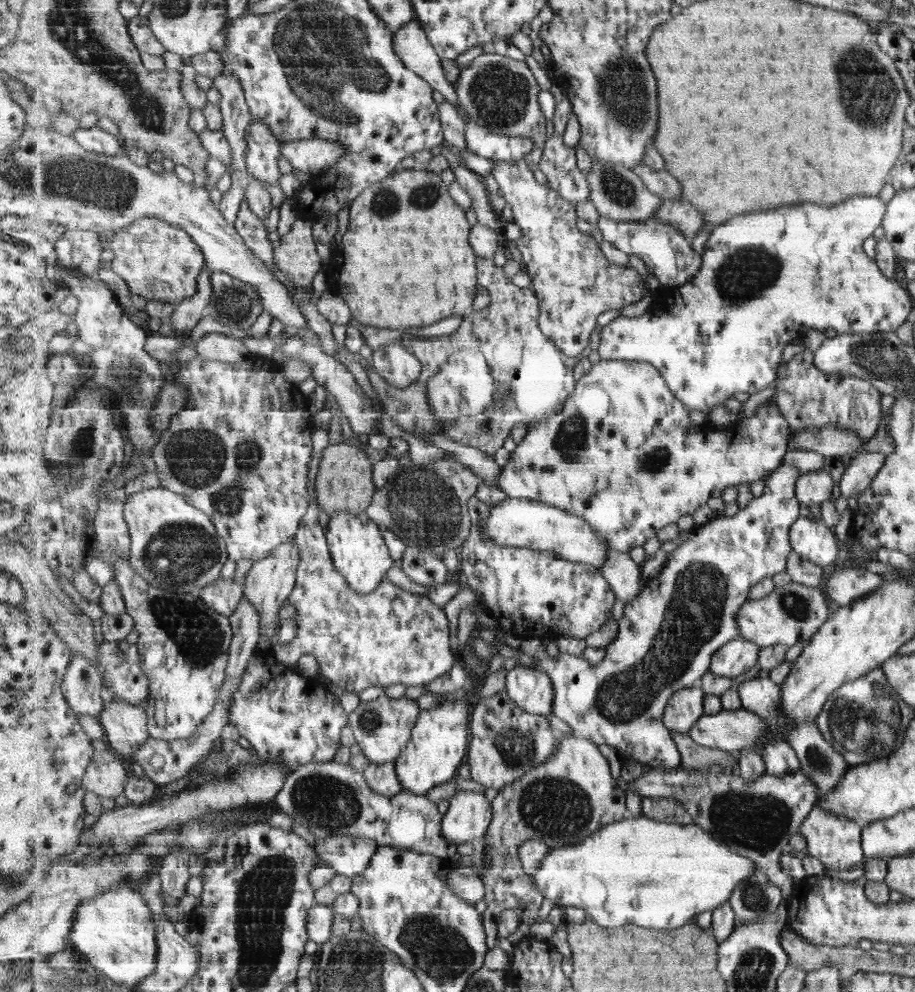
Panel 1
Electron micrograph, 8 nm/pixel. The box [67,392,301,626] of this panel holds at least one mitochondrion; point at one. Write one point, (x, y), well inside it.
(196, 458)

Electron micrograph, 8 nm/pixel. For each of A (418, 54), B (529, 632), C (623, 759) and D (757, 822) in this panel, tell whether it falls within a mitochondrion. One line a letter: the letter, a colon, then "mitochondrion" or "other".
A: other
B: other
C: other
D: mitochondrion

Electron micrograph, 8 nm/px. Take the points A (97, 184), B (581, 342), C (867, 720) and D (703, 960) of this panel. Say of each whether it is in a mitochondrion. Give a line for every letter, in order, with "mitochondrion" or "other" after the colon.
A: mitochondrion
B: other
C: mitochondrion
D: other

